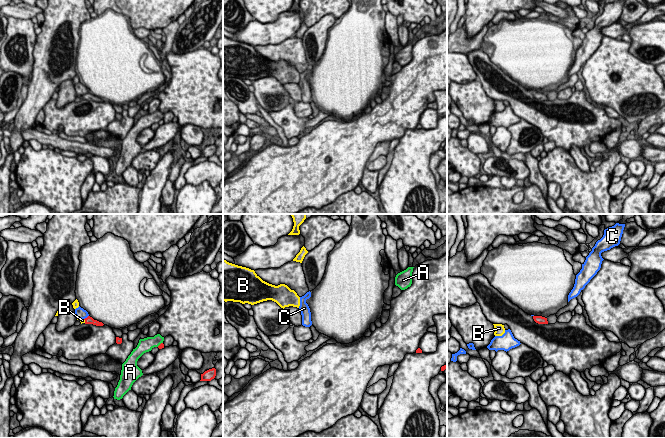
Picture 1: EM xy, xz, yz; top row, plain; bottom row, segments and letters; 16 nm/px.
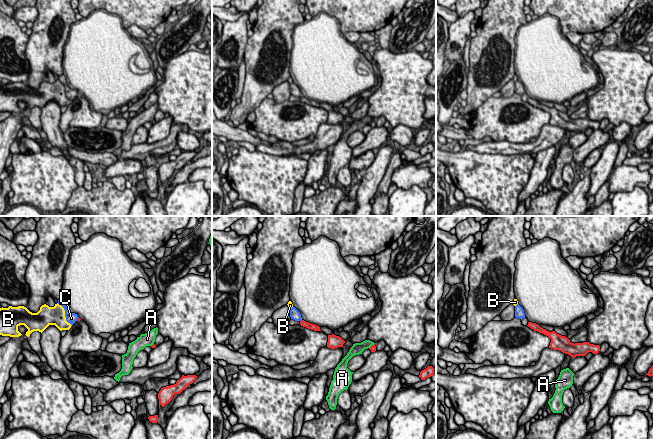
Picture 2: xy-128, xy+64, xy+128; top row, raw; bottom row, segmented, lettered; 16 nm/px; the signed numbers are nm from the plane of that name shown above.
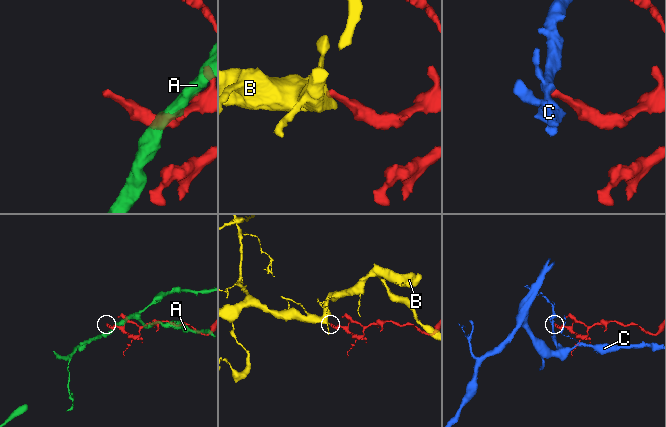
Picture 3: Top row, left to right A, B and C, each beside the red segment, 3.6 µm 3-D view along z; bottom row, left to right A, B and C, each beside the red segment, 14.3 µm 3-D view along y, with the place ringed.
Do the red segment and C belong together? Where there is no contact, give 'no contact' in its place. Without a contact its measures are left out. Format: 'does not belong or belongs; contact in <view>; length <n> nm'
does not belong; contact in xy; length 110 nm

